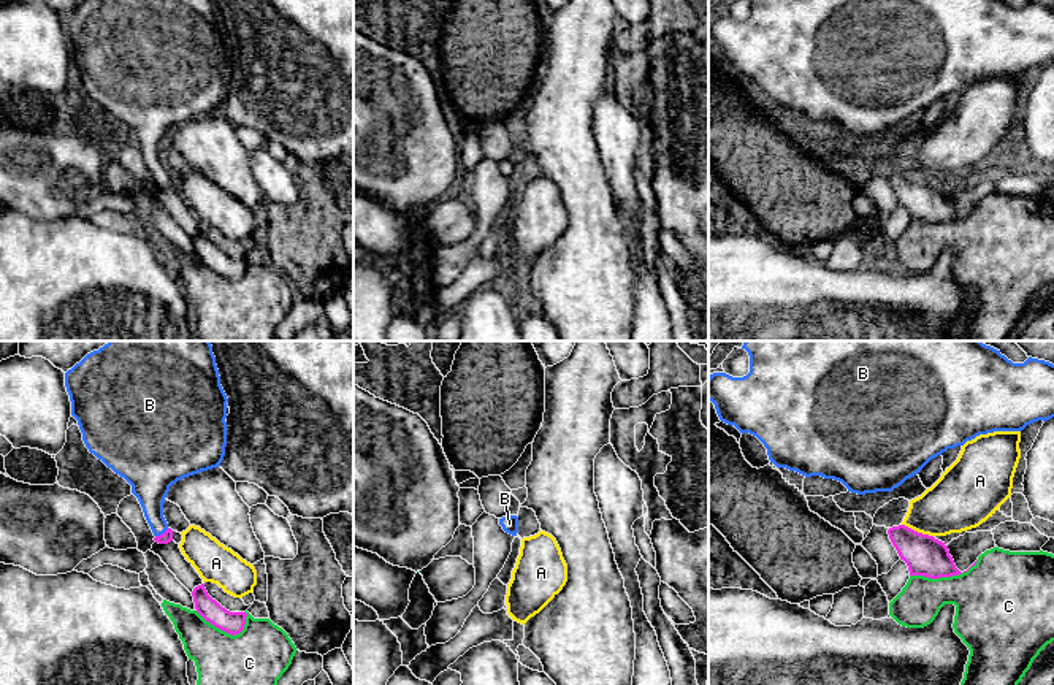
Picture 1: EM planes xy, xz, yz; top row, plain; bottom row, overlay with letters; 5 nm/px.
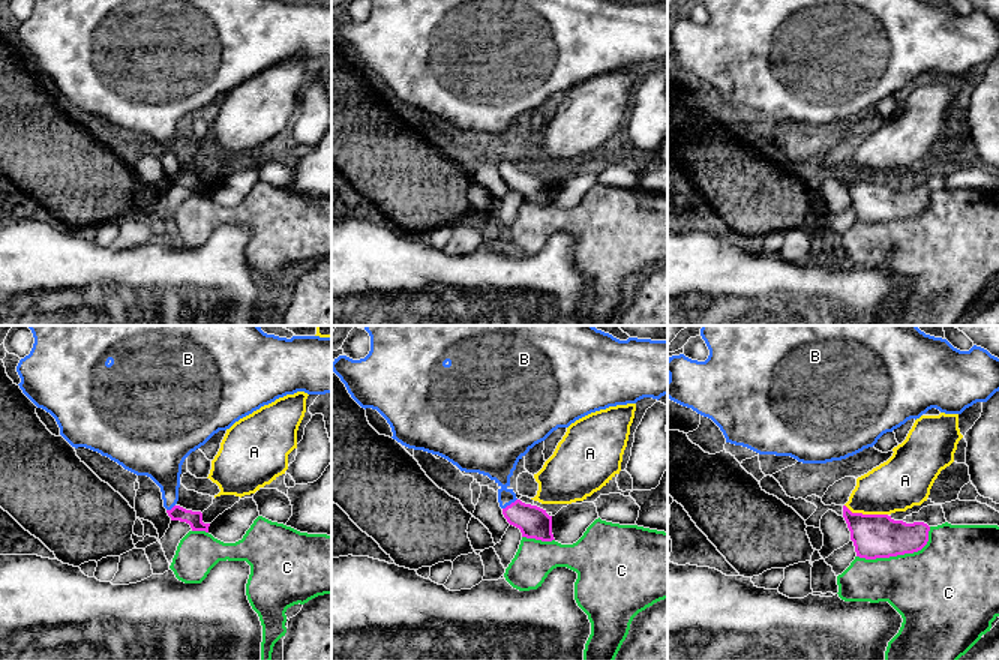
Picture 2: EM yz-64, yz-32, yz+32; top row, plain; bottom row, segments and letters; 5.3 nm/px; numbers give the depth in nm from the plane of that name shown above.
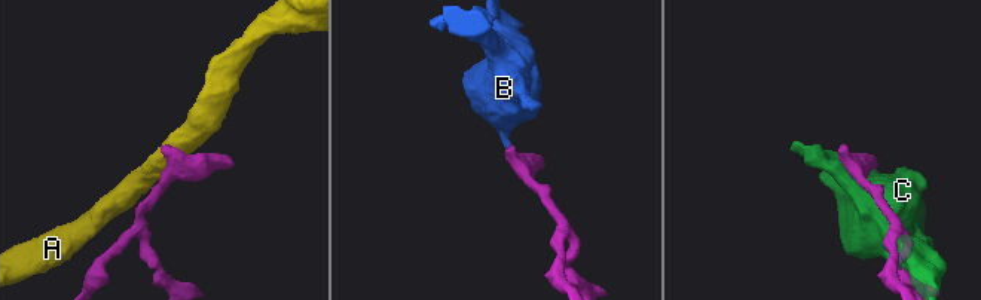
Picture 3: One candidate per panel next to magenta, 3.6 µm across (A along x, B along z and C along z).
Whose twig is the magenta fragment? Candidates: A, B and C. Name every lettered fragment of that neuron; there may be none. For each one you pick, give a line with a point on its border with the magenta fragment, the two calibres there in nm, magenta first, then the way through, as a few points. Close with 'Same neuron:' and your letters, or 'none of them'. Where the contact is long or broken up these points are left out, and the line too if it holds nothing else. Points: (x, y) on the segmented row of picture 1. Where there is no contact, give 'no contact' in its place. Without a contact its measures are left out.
B: contact xy (164, 533); calibres 60 and 190 nm; way xy (167, 536), (164, 533), (154, 517), (151, 486)
Same neuron: B

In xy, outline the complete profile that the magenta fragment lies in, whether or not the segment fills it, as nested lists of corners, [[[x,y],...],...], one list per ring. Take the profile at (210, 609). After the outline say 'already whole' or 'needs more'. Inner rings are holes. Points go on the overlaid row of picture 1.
[[[204,584],[198,585],[192,591],[197,612],[216,628],[235,636],[244,630],[246,612],[230,612],[212,599]]]; already whole

